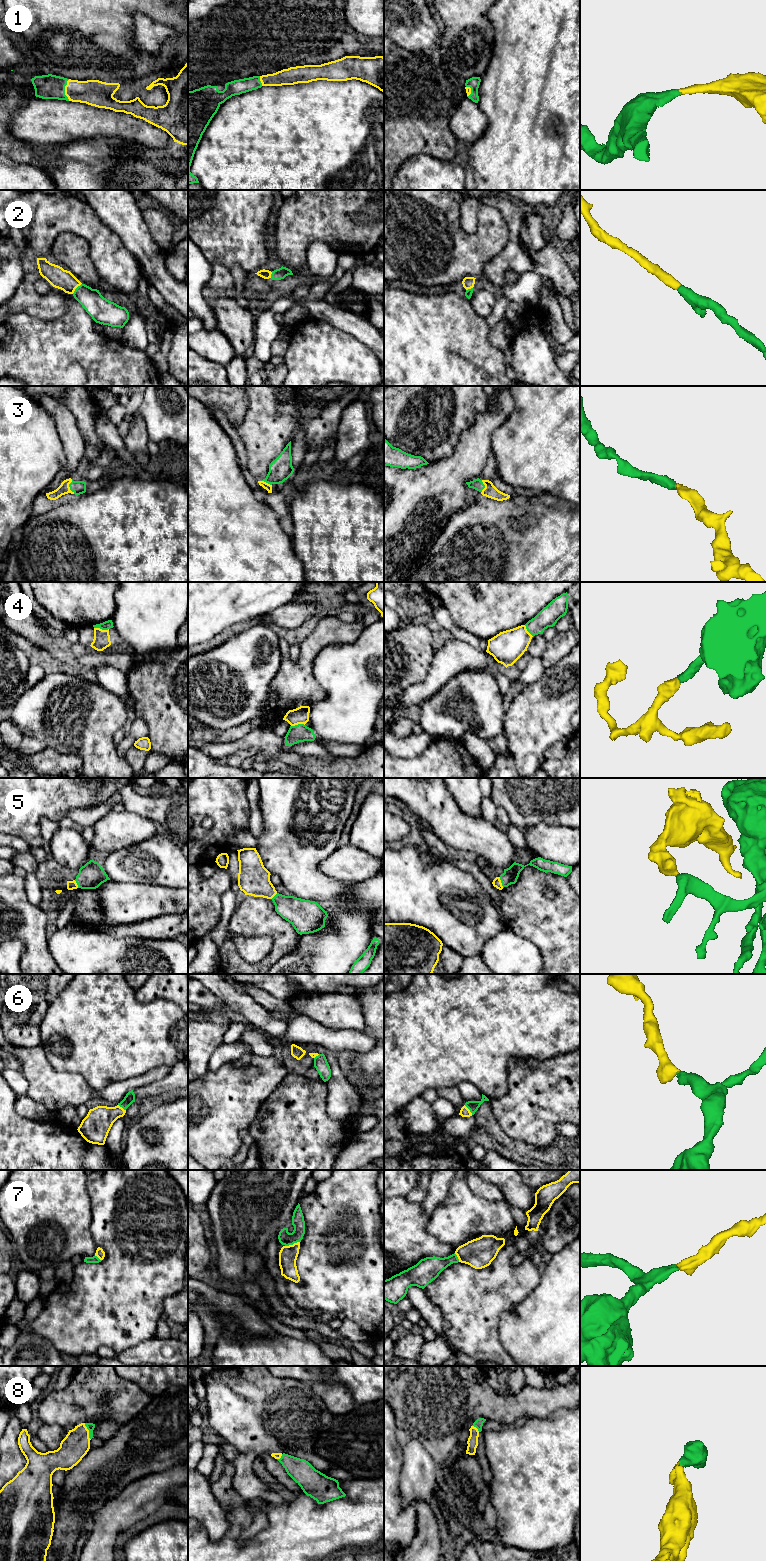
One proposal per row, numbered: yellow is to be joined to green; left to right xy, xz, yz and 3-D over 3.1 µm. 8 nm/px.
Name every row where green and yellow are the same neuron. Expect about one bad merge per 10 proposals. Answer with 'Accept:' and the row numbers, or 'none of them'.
Accept: 1, 2, 3, 4, 5, 6, 7, 8

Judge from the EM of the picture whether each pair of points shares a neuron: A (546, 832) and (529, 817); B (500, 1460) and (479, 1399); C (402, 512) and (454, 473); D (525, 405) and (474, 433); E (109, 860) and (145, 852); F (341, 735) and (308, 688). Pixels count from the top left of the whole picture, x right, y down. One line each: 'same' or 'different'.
A: different
B: different
C: same
D: different
E: same
F: different

